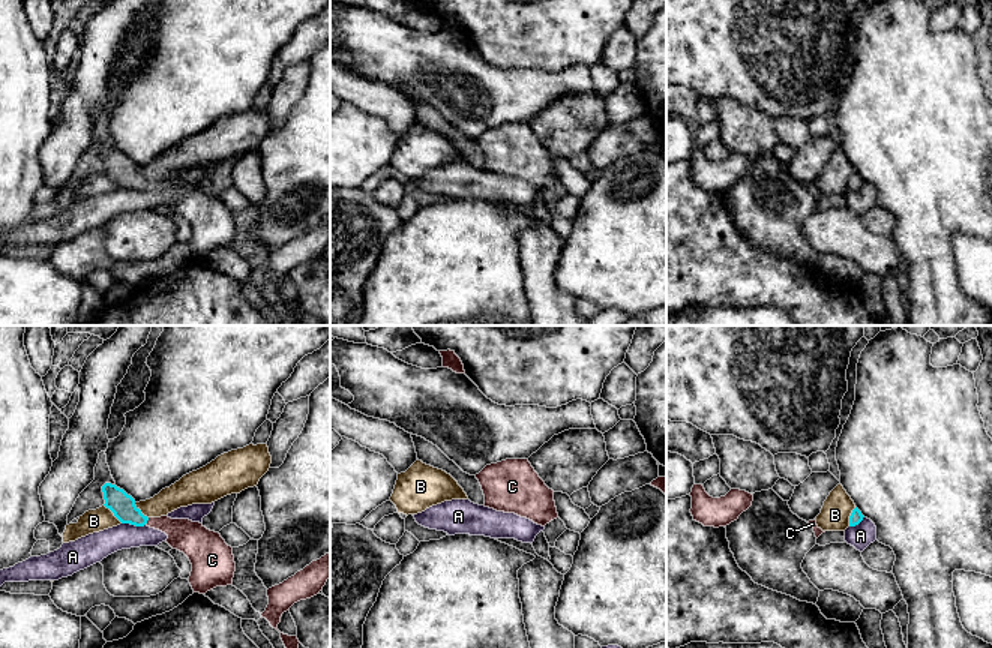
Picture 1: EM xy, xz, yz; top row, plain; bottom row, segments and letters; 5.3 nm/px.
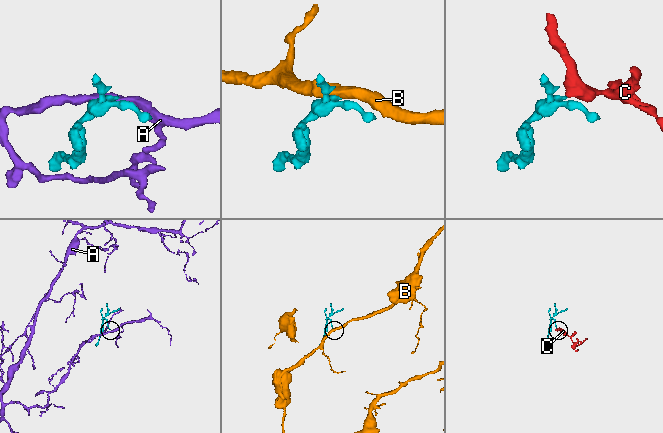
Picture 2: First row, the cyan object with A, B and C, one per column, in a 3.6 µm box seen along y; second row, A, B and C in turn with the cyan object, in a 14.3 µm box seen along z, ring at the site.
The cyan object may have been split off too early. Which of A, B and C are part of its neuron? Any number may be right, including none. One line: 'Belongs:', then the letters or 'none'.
Belongs: C

